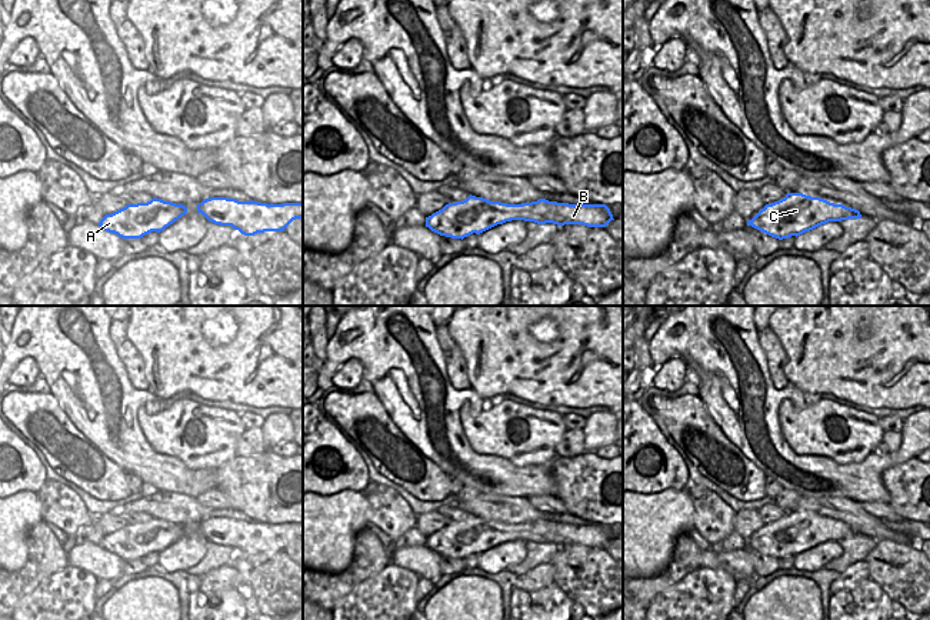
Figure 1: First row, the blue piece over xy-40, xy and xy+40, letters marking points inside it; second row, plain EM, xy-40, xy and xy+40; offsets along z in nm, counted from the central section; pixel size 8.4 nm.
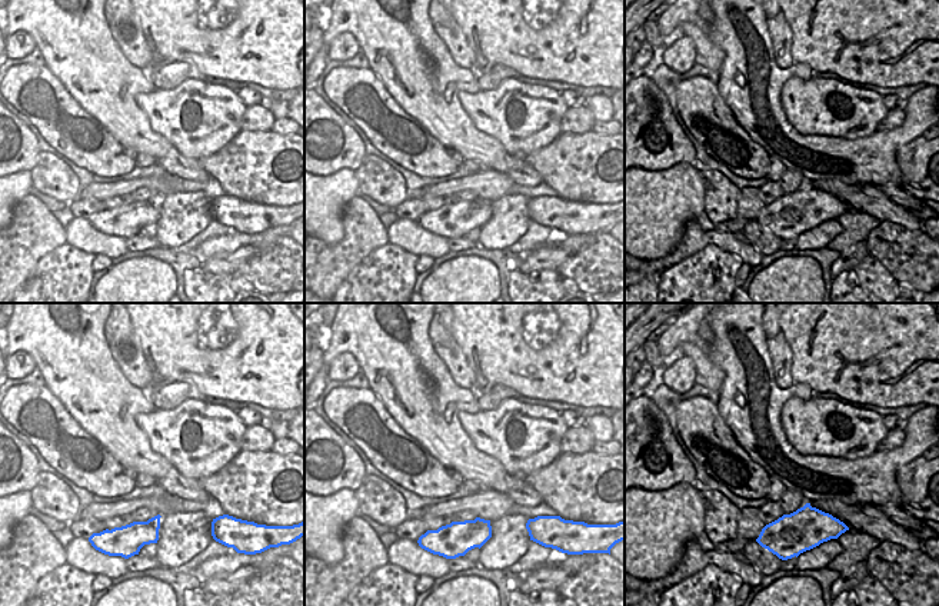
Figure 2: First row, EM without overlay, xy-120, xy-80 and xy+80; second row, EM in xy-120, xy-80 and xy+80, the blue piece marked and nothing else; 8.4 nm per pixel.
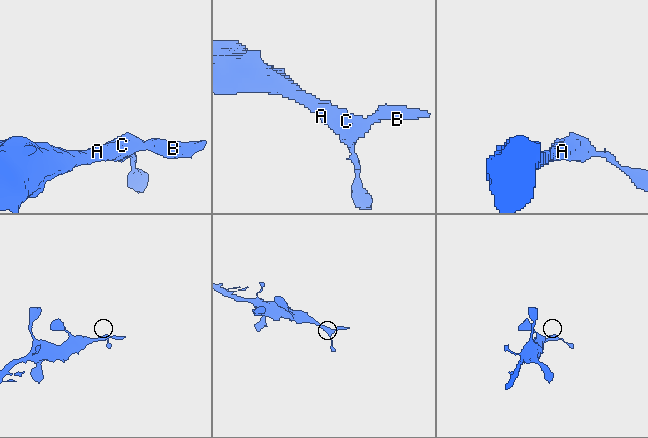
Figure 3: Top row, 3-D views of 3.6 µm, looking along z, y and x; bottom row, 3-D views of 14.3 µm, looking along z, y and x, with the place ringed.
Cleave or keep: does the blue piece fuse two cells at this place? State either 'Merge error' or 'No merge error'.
No merge error

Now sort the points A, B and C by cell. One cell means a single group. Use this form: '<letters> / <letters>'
A B C

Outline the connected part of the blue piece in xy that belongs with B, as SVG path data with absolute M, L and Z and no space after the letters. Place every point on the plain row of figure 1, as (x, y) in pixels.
M470 514L466 520L449 523L426 537L426 547L440 556L463 560L473 553L480 554L511 540L606 547L614 539L606 524L569 524L546 519L507 524Z

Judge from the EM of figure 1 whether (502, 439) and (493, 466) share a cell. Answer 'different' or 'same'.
different

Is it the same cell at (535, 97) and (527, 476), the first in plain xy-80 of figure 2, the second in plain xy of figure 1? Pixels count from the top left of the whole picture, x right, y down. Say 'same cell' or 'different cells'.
different cells

